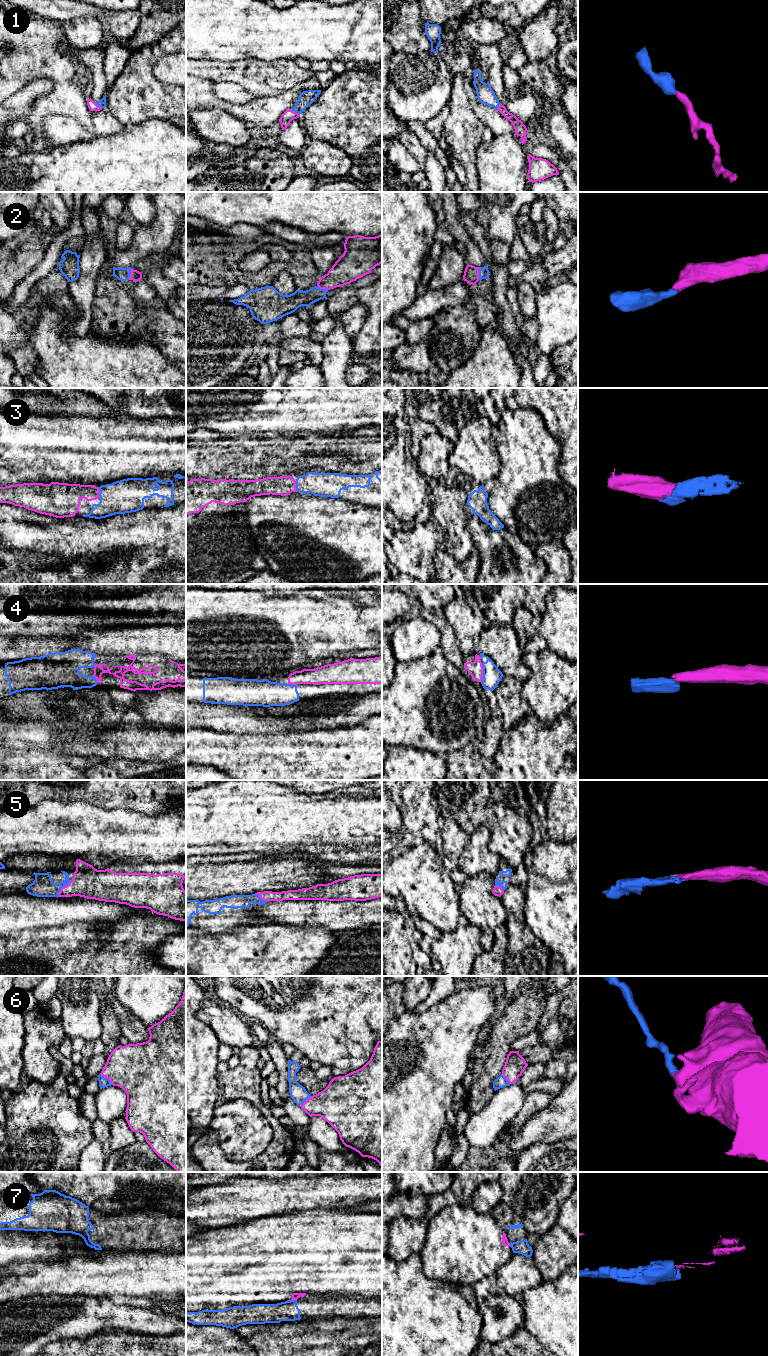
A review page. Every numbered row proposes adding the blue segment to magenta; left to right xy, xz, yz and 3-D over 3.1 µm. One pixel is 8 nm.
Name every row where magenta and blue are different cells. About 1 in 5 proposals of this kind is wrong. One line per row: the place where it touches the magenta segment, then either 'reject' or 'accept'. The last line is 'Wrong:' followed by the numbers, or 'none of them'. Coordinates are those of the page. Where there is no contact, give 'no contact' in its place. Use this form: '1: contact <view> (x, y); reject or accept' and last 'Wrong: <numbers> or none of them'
1: contact xz (295, 112); accept
2: contact yz (478, 273); accept
3: contact xy (99, 492); accept
4: contact yz (482, 672); accept
5: contact xy (62, 887); accept
6: contact xy (107, 1078); accept
7: contact xz (291, 1299); reject
Wrong: 7

